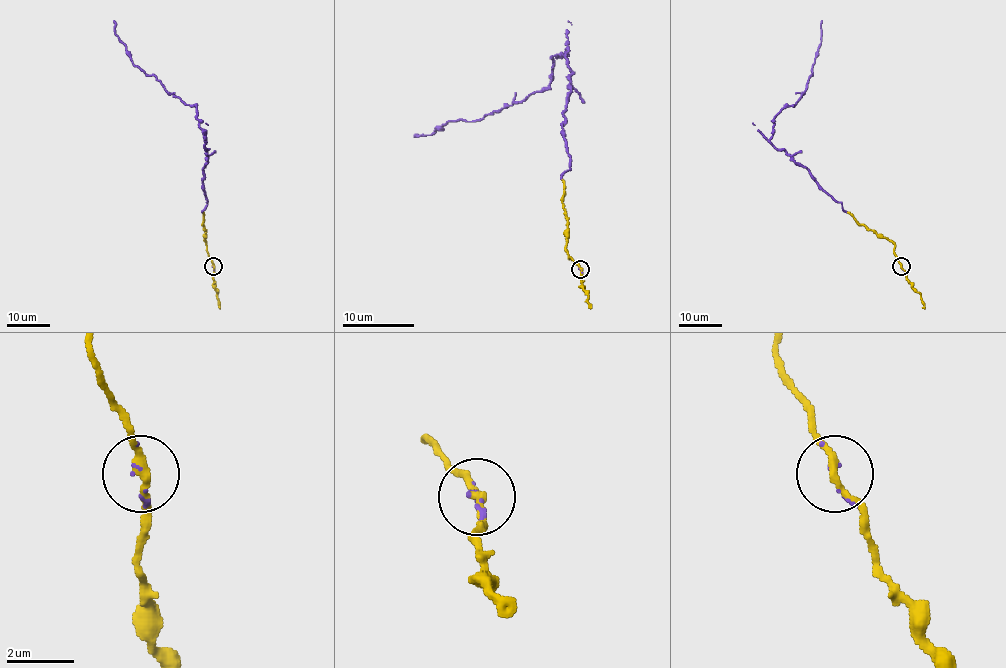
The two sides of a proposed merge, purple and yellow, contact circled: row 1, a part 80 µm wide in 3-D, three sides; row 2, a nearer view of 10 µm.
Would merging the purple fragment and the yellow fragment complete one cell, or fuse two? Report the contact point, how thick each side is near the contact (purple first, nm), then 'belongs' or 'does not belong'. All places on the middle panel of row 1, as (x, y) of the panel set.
(580, 269) | 60/240 nm | belongs

